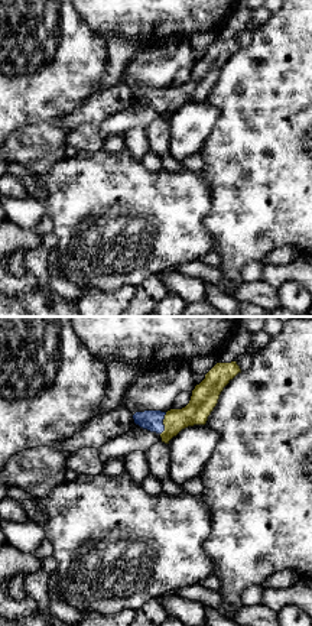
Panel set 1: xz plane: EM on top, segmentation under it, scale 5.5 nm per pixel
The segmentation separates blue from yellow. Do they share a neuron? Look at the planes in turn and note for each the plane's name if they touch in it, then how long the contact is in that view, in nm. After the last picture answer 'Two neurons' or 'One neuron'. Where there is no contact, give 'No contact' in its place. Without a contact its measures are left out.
Touches blue in xz. Shared border 130 nm

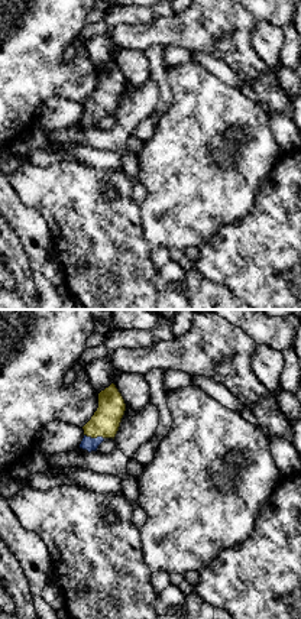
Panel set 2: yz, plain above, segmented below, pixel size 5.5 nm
Touches blue in yz. Shared border 110 nm

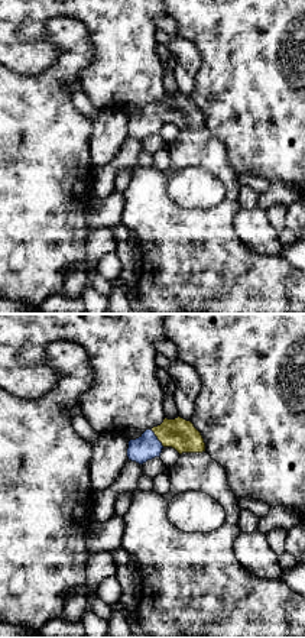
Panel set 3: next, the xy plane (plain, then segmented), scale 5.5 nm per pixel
Touches blue in xy. Shared border 120 nm

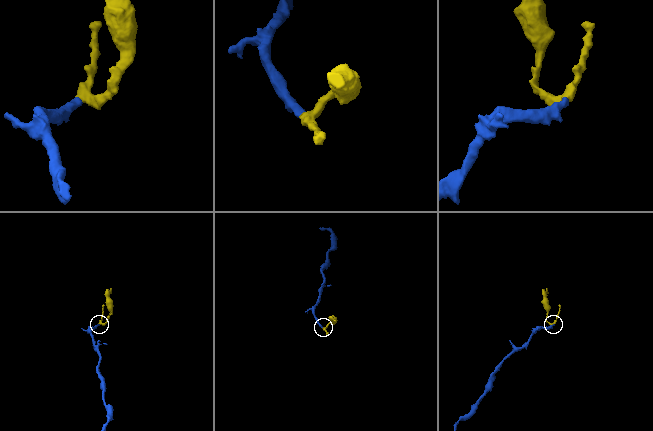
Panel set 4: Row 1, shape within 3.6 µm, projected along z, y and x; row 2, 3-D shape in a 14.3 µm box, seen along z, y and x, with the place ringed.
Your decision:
One neuron

